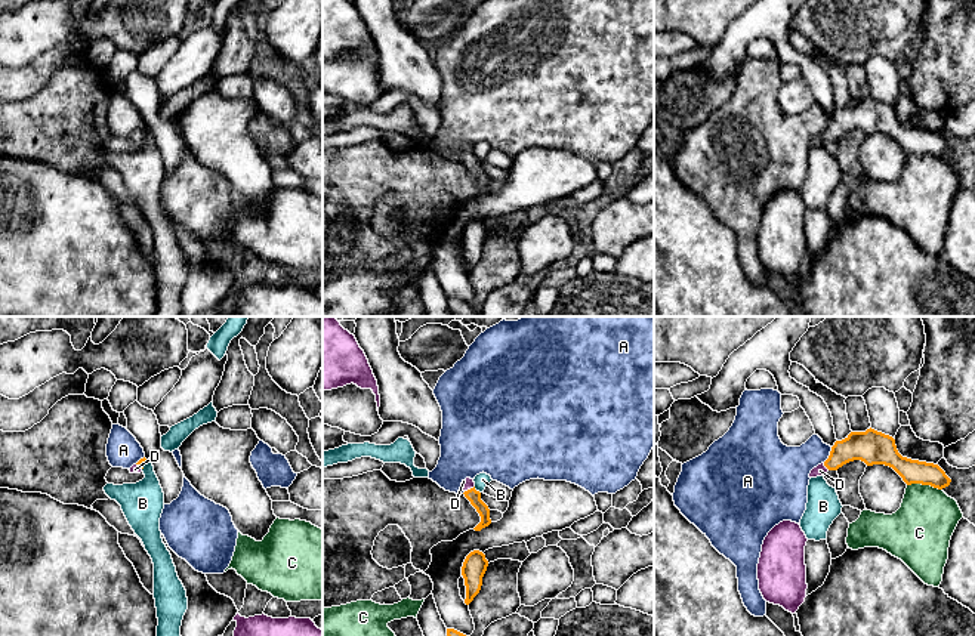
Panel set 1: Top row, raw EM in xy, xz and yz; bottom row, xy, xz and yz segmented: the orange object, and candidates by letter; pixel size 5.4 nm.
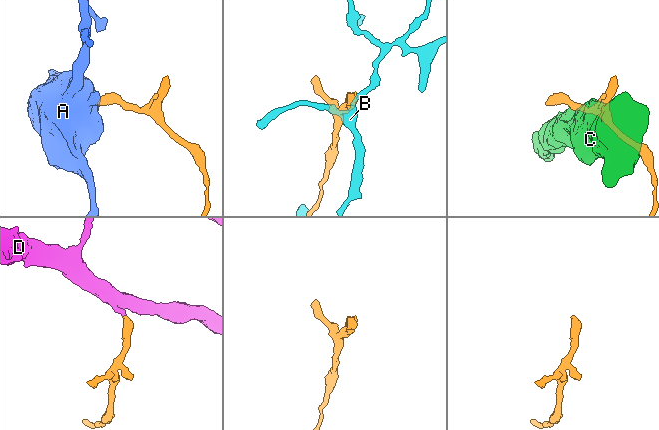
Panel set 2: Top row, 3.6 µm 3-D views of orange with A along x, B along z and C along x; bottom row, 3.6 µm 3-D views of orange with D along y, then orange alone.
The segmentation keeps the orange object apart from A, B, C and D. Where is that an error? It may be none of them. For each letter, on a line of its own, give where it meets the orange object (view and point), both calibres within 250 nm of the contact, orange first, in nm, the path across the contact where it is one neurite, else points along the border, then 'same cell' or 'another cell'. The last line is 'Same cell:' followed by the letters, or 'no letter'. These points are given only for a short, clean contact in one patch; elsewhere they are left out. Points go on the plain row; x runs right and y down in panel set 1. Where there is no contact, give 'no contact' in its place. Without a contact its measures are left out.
A: meets orange in yz at (830, 123); 190 nm thick on the orange side, 240 nm on the other; border along yz (832, 116), (823, 130); another cell
B: meets orange in xz at (475, 158); 70 nm thick on the orange side, 80 nm on the other; border along xz (474, 156), (480, 161); another cell
C: meets orange in yz at (925, 153); 130 nm thick on the orange side, 340 nm on the other; another cell
D: meets orange in yz at (826, 135); 160 nm thick on the orange side, 60 nm on the other; runs through yz (867, 116), (845, 119), (826, 135), (820, 139); same cell
Same cell: D

